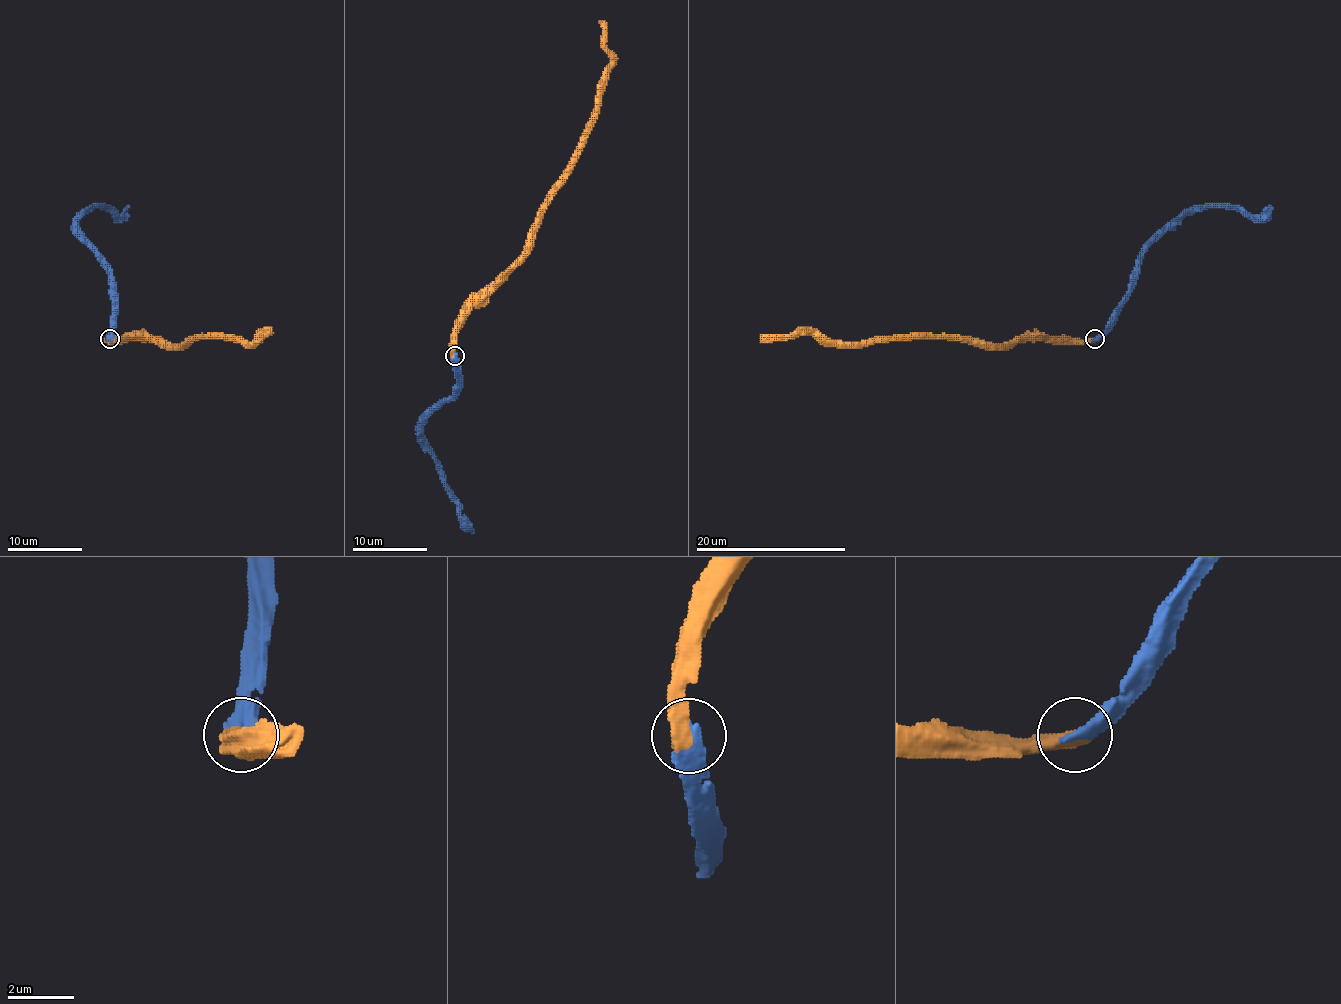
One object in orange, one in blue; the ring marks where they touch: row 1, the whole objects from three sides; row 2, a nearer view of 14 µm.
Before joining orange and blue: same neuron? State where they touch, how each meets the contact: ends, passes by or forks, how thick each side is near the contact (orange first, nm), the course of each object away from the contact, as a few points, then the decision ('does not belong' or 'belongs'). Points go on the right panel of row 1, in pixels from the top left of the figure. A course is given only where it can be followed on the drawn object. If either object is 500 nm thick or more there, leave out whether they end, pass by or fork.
(1095, 339) | 550/460 nm | orange via (1094, 338), (972, 344), (944, 338), (877, 338), (852, 342), (802, 335), (766, 337), (760, 342) | blue via (1094, 338), (1111, 322), (1137, 258), (1179, 220), (1203, 207), (1239, 207), (1252, 215), (1265, 215), (1272, 207) | belongs

